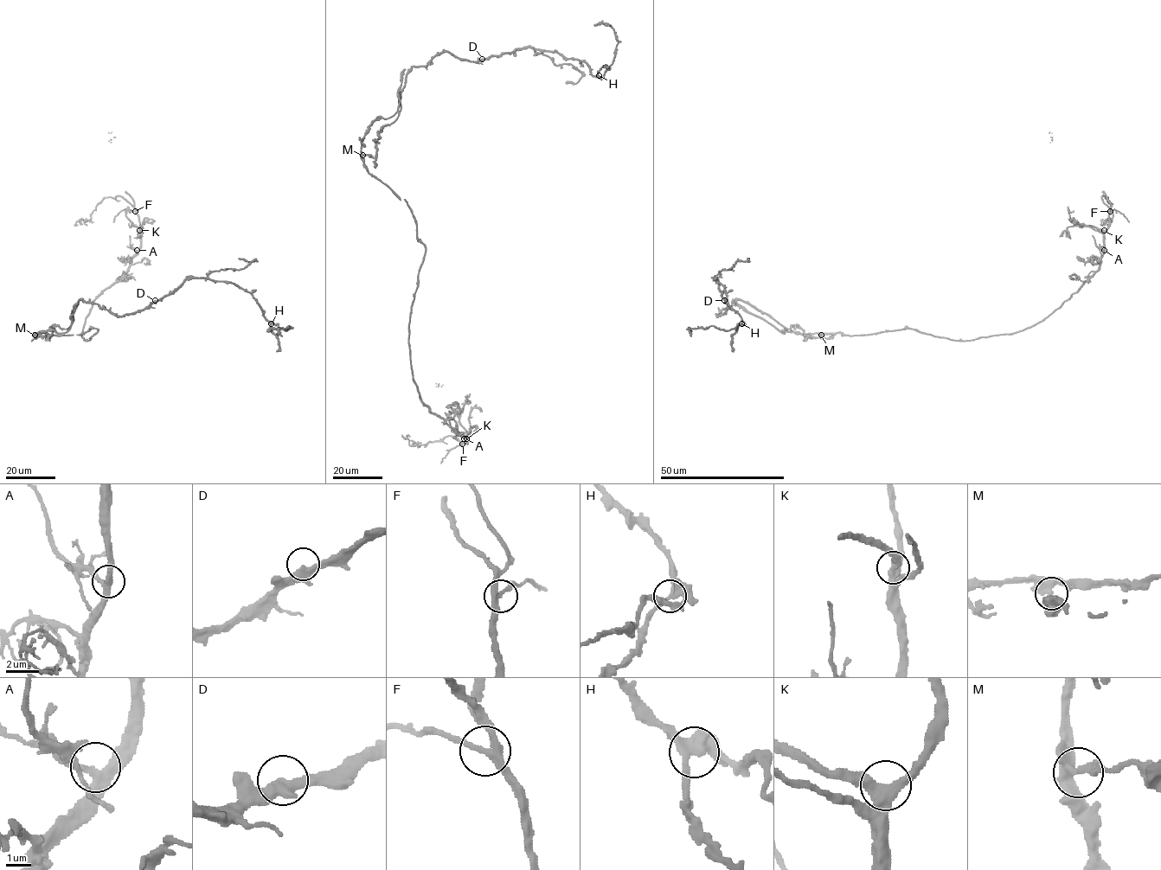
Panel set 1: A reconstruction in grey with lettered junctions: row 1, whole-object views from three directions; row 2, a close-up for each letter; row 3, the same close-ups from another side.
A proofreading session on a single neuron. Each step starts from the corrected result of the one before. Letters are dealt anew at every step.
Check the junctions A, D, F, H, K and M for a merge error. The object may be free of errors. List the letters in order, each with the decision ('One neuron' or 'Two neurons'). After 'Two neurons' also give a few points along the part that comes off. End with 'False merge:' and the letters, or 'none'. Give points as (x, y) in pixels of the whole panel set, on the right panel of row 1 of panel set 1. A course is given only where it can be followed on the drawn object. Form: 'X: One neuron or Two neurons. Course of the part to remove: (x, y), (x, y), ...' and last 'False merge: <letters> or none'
A: One neuron
D: One neuron
F: One neuron
H: One neuron
K: One neuron
M: Two neurons. Course of the part to remove: (821, 335), (798, 334), (785, 329), (782, 333), (734, 303)
False merge: M

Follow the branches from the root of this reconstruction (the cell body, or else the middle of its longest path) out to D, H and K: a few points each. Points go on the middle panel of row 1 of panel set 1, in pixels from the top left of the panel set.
D: (379, 181), (362, 156), (375, 156), (379, 131), (397, 118), (408, 71), (443, 52), (482, 59)
H: (379, 181), (362, 156), (397, 118), (408, 71), (443, 52), (479, 61), (534, 47), (599, 75)
K: (379, 181), (404, 199), (414, 219), (417, 237), (426, 248), (410, 316), (412, 380), (428, 409), (466, 438)

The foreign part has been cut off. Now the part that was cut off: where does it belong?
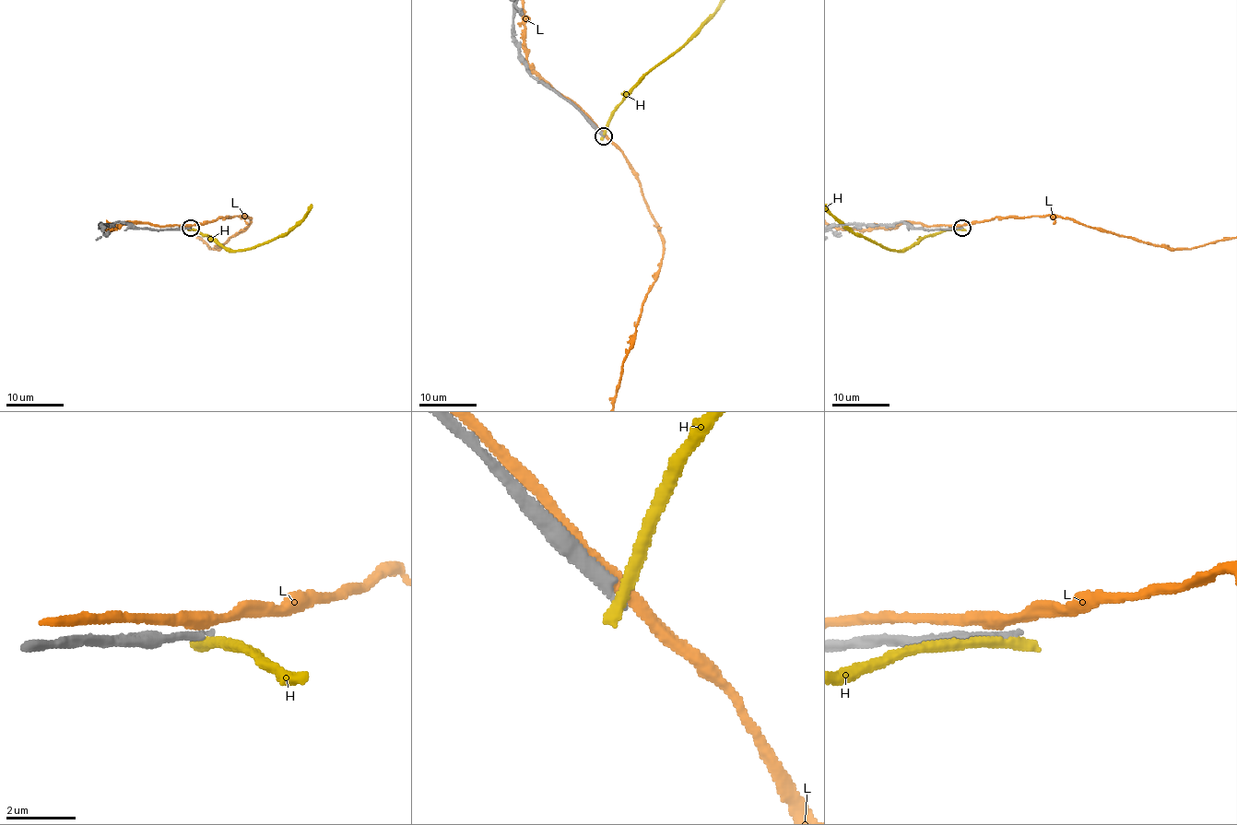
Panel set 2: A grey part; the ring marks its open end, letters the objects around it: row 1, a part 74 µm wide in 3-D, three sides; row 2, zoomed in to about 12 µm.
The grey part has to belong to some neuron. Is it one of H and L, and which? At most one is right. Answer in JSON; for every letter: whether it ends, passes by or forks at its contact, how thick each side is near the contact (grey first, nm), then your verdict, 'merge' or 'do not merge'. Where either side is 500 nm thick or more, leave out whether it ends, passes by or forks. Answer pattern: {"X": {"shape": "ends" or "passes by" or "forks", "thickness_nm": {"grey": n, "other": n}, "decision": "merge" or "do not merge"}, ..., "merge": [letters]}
{"H": {"shape": "ends", "thickness_nm": {"grey": 280, "other": 420}, "decision": "do not merge"}, "L": {"shape": "passes by", "thickness_nm": {"grey": 180, "other": 360}, "decision": "do not merge"}, "merge": []}

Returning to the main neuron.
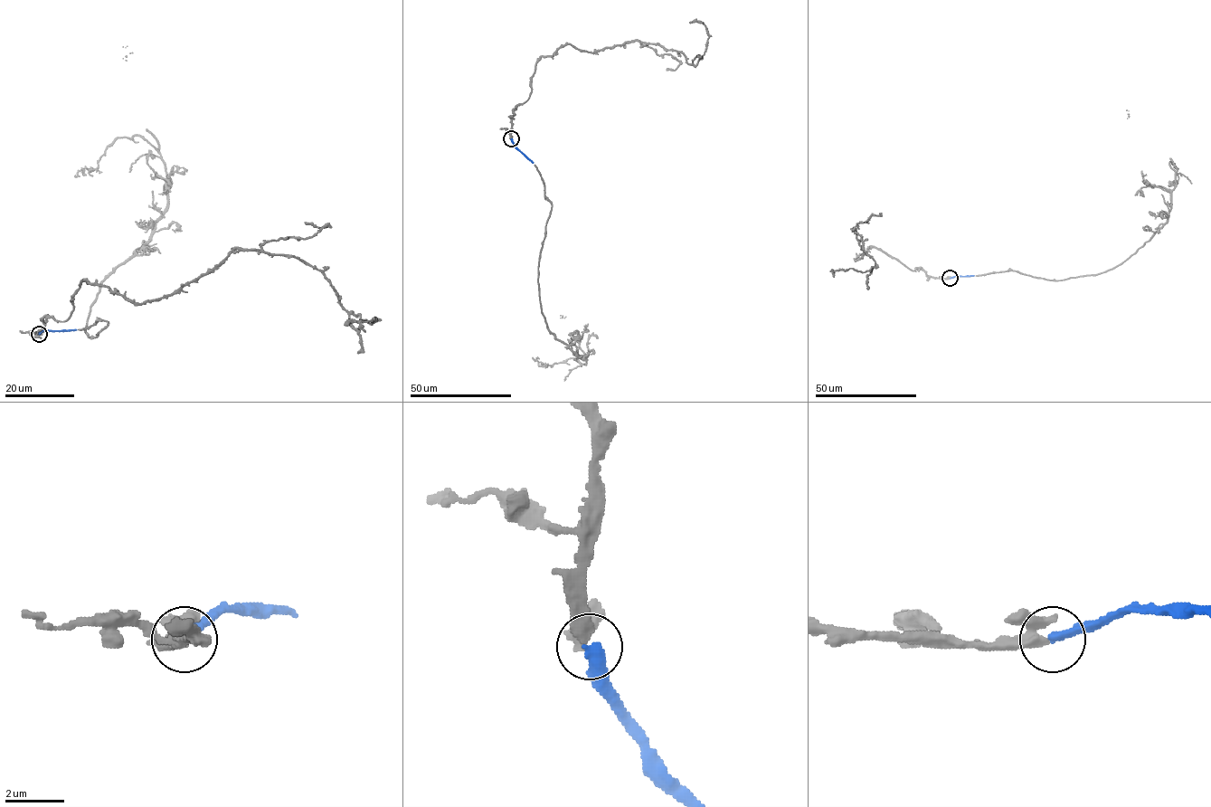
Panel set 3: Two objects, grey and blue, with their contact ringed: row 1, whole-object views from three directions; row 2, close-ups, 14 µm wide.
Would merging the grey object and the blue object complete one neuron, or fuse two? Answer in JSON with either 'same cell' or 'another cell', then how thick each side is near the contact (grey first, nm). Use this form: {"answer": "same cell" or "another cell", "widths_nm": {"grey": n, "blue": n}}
{"answer": "same cell", "widths_nm": {"grey": 280, "blue": 340}}

